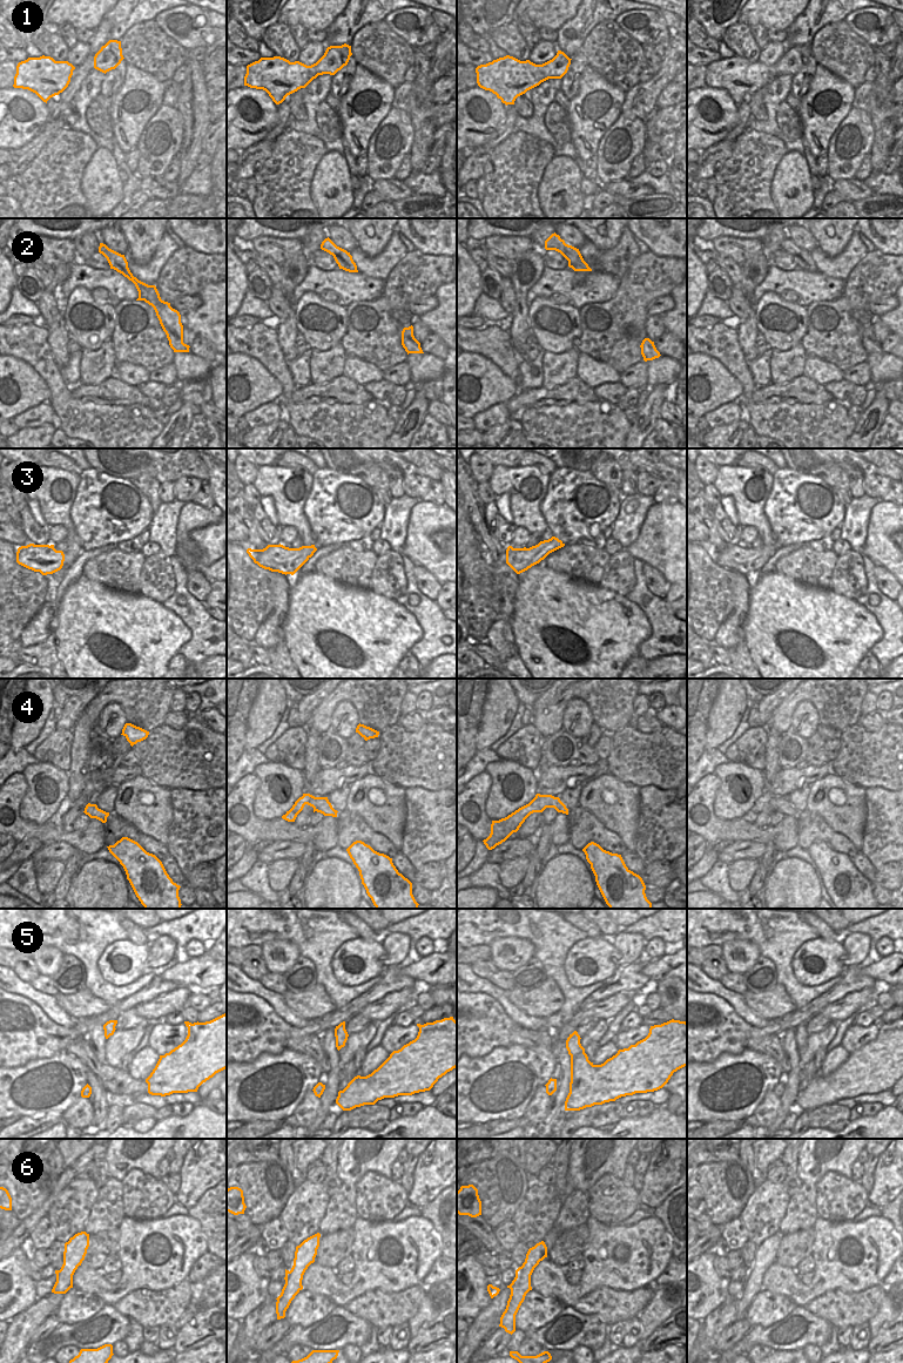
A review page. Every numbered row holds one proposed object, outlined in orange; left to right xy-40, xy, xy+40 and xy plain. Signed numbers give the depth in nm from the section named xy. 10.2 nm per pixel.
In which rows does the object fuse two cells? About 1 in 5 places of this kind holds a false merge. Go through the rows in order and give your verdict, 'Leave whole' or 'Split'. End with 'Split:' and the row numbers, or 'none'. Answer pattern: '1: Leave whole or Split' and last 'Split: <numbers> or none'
1: Leave whole
2: Leave whole
3: Leave whole
4: Leave whole
5: Leave whole
6: Leave whole
Split: none.

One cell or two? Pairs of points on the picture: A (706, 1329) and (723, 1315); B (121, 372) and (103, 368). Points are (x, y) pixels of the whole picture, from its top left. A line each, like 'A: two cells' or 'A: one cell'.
A: one cell
B: two cells

